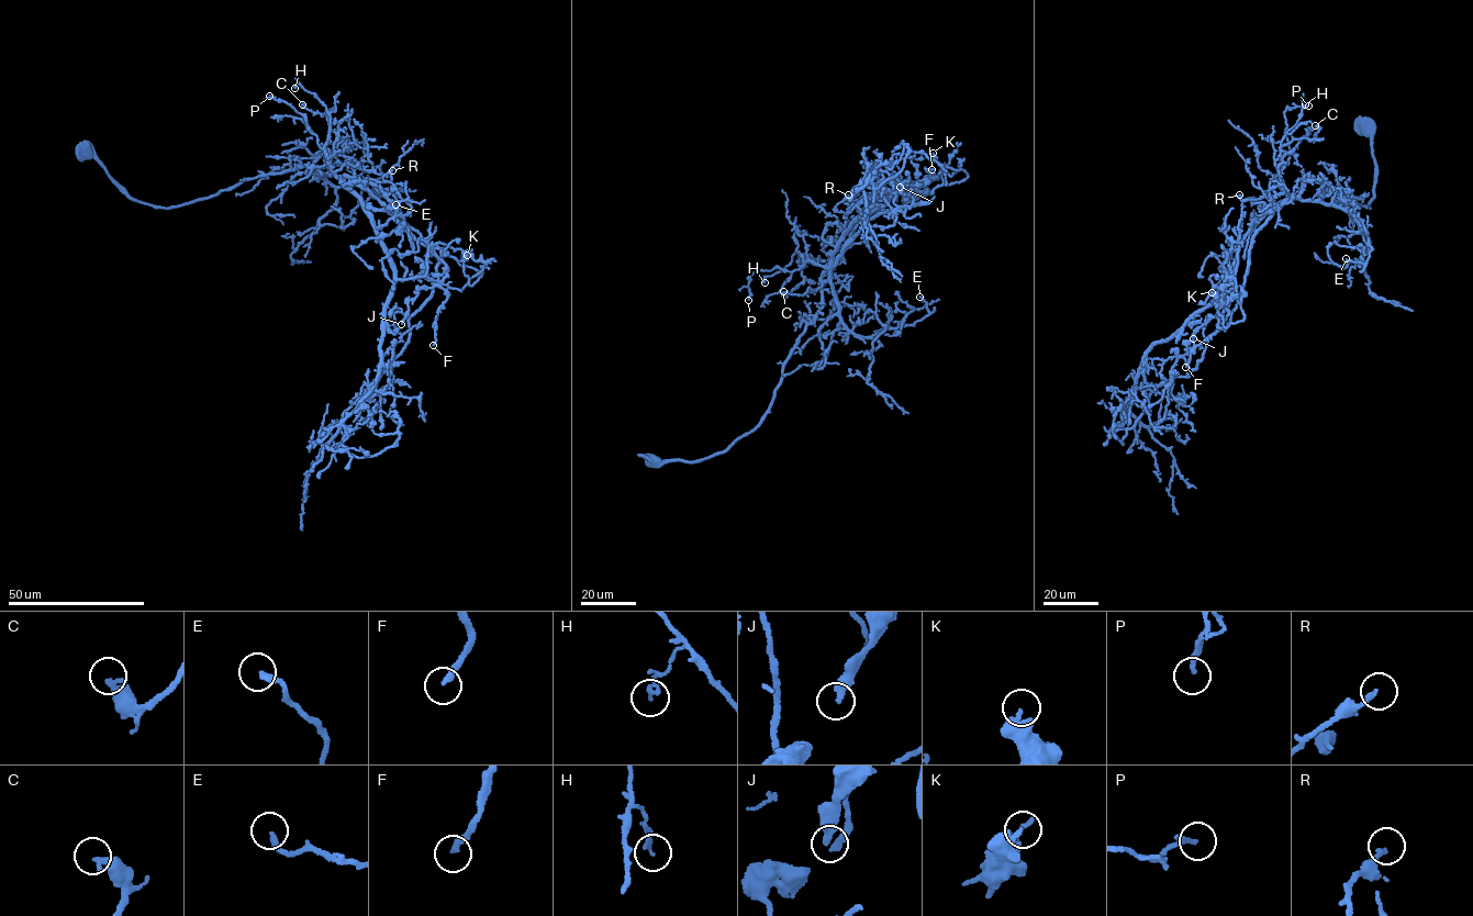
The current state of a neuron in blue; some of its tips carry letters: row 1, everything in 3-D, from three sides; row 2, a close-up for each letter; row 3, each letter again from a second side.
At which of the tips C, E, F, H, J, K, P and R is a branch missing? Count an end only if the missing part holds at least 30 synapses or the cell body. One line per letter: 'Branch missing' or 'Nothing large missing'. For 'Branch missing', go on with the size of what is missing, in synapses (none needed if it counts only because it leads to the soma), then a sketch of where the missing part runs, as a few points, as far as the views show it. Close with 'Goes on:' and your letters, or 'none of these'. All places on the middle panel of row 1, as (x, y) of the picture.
C: Nothing large missing
E: Nothing large missing
F: Branch missing. Roughly 60 synapses. Course of what is missing: (932, 169), (939, 172), (941, 169), (935, 168), (923, 155), (915, 154)
H: Nothing large missing
J: Nothing large missing
K: Nothing large missing
P: Nothing large missing
R: Nothing large missing
Goes on: F

